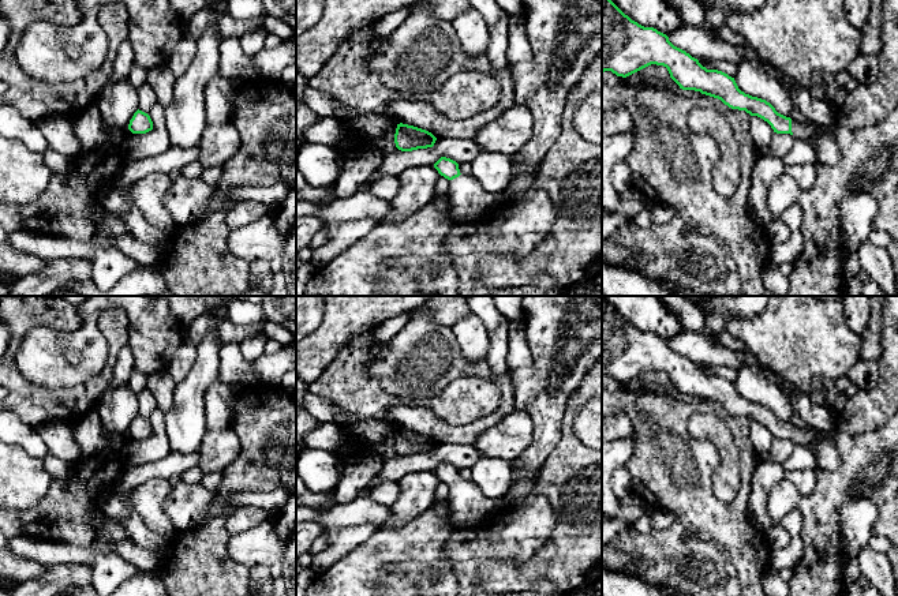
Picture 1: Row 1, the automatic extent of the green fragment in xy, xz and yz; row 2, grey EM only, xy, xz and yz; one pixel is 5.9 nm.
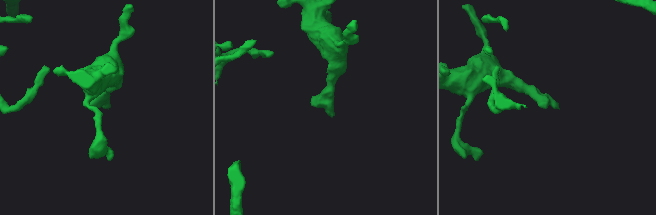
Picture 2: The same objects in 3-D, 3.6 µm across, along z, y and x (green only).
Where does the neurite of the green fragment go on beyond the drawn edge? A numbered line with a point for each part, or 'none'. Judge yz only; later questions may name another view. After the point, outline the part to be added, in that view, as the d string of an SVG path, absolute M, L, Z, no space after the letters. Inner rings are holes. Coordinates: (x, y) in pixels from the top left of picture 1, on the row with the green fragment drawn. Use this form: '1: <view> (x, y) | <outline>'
1: yz (827, 152) | M792 119L792 132L794 139L808 142L816 154L816 165L839 162L839 146L832 138L830 128L820 127L811 121L801 123Z

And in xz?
1: xz (468, 201) | M460 175L449 180L448 203L454 224L474 224L479 222L489 210L504 206L505 192L487 192L472 175Z

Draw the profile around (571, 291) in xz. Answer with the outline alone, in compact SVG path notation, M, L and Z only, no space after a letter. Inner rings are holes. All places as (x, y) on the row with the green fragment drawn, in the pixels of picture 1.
M596 278L583 281L580 284L573 285L573 286L565 288L565 289L562 289L561 296L575 296L577 293L577 290L581 289L581 288L595 288L596 289L598 288Z

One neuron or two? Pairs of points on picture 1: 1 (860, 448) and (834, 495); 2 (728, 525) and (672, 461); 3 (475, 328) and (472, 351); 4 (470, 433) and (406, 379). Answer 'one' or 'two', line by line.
1: one
2: one
3: one
4: one

